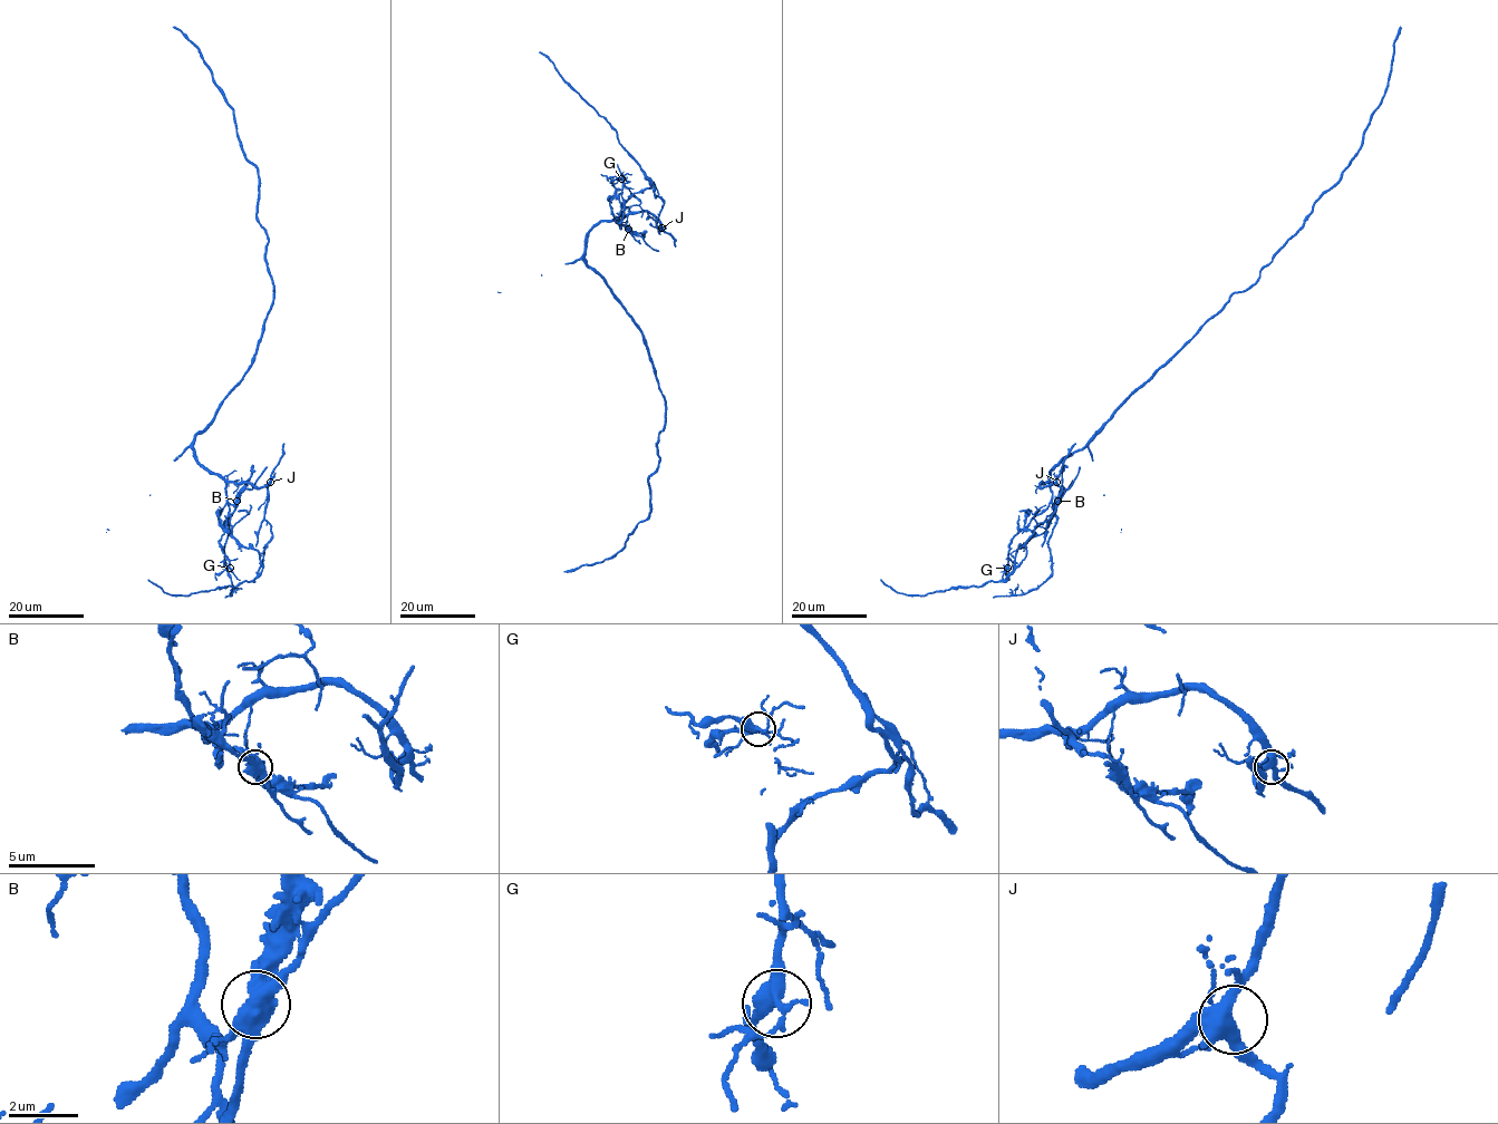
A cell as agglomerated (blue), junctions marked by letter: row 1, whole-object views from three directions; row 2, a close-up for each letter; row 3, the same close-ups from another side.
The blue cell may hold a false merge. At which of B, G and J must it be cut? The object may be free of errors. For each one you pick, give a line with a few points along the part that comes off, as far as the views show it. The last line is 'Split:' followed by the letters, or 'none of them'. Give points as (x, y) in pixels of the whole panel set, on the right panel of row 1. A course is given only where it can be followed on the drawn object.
B: Course of the part to remove: (1057, 501), (1050, 524), (1015, 553), (1014, 570), (1006, 580), (925, 594), (901, 593), (880, 580)
Split: B

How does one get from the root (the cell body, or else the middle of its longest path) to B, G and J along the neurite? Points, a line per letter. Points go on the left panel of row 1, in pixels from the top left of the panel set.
B: (244, 375), (193, 445), (194, 457), (224, 482), (226, 501), (231, 504), (237, 501)
G: (244, 375), (193, 445), (194, 457), (225, 483), (225, 505), (219, 524), (224, 532), (221, 550), (230, 568)
J: (244, 375), (224, 397), (215, 417), (196, 434), (193, 455), (204, 467), (229, 481), (258, 487), (270, 482)

